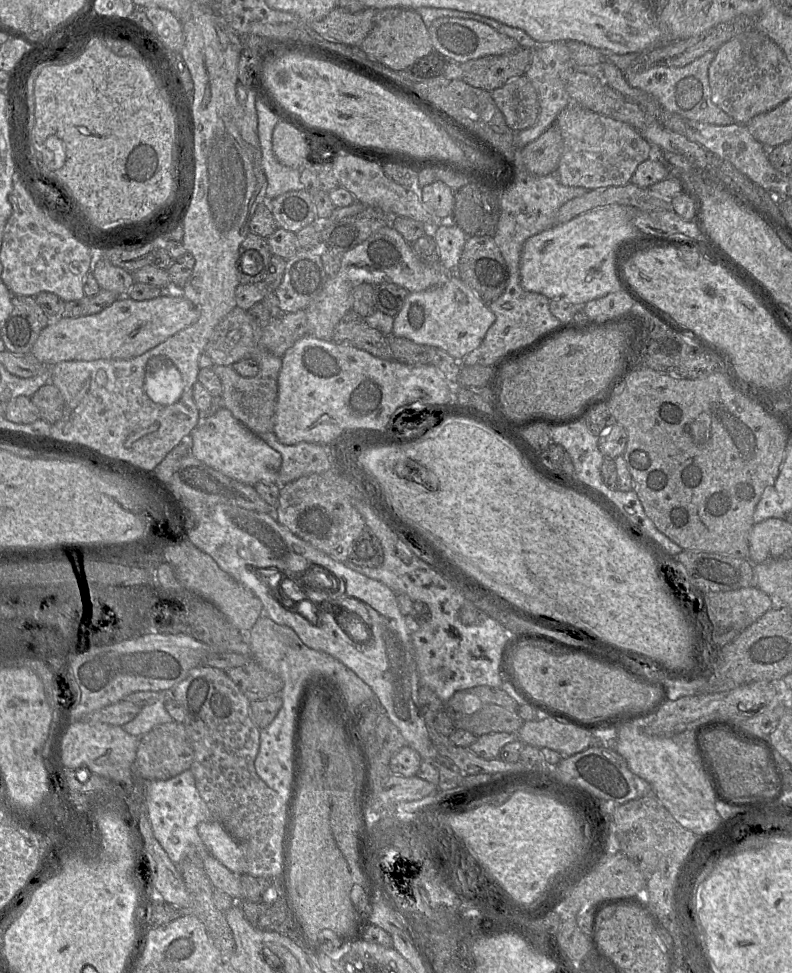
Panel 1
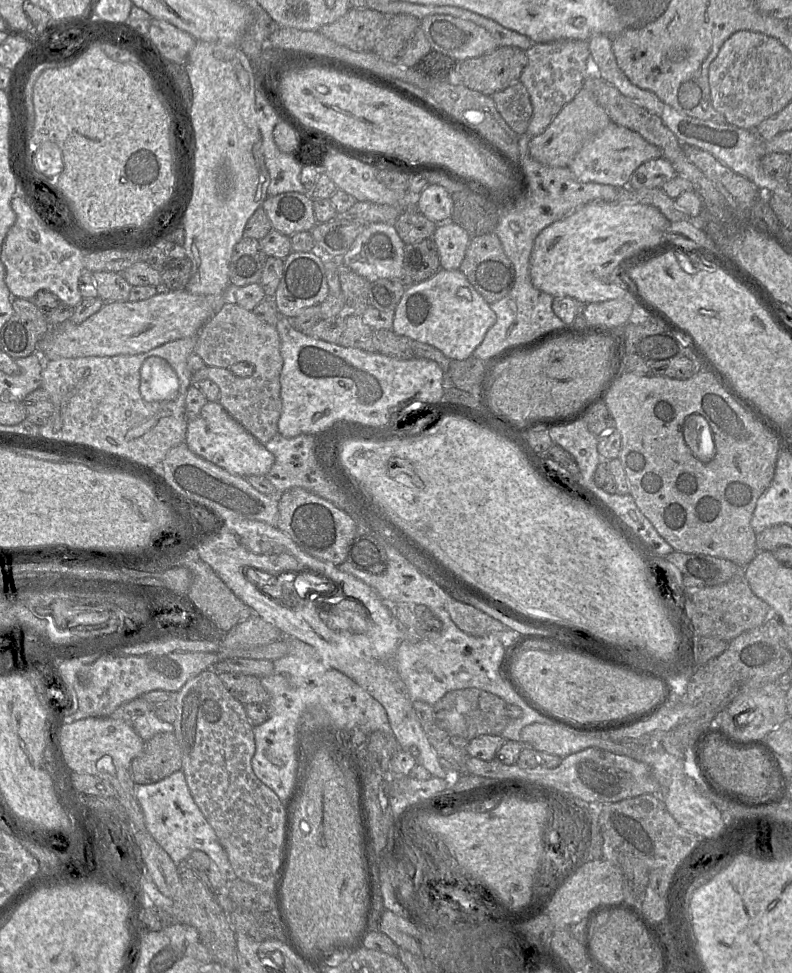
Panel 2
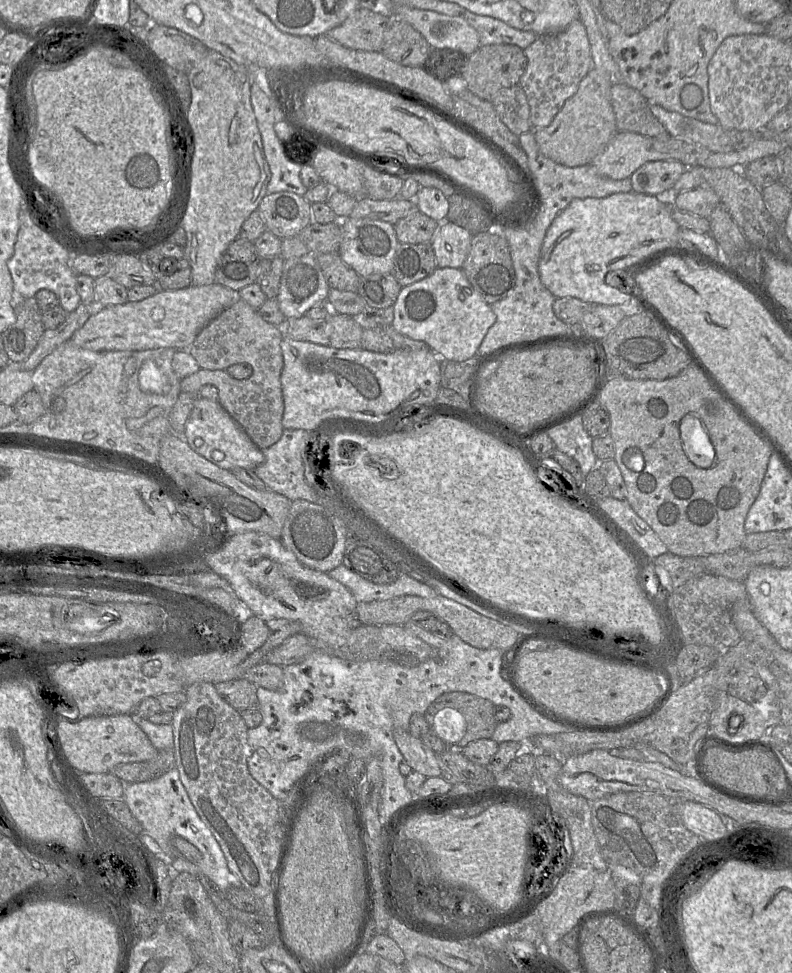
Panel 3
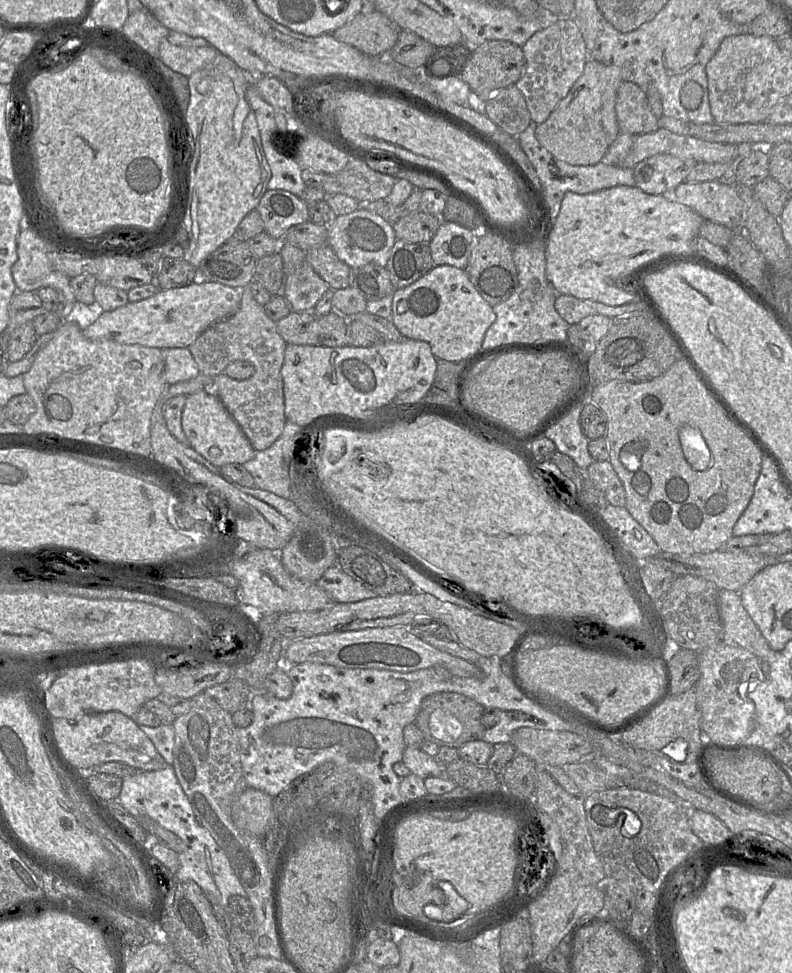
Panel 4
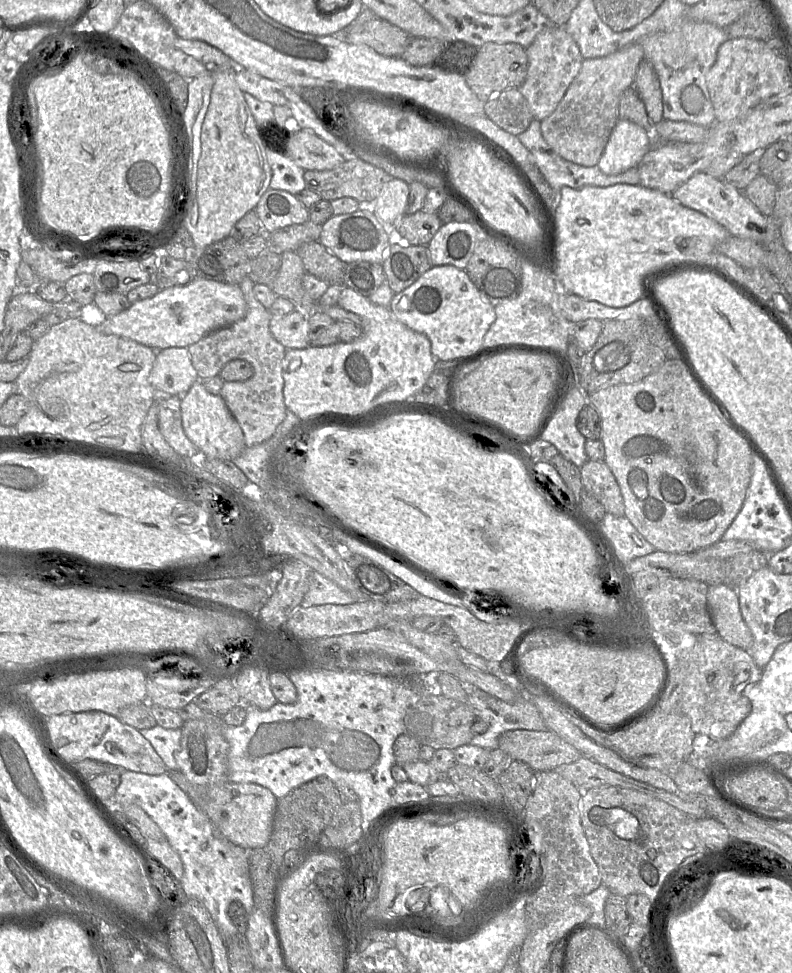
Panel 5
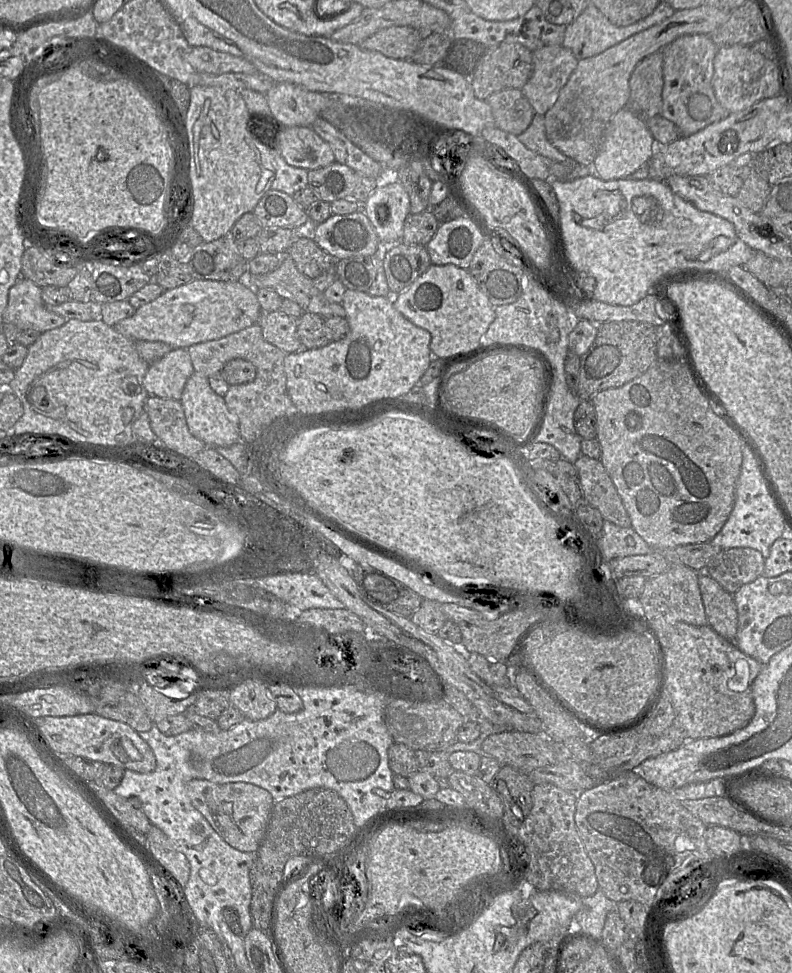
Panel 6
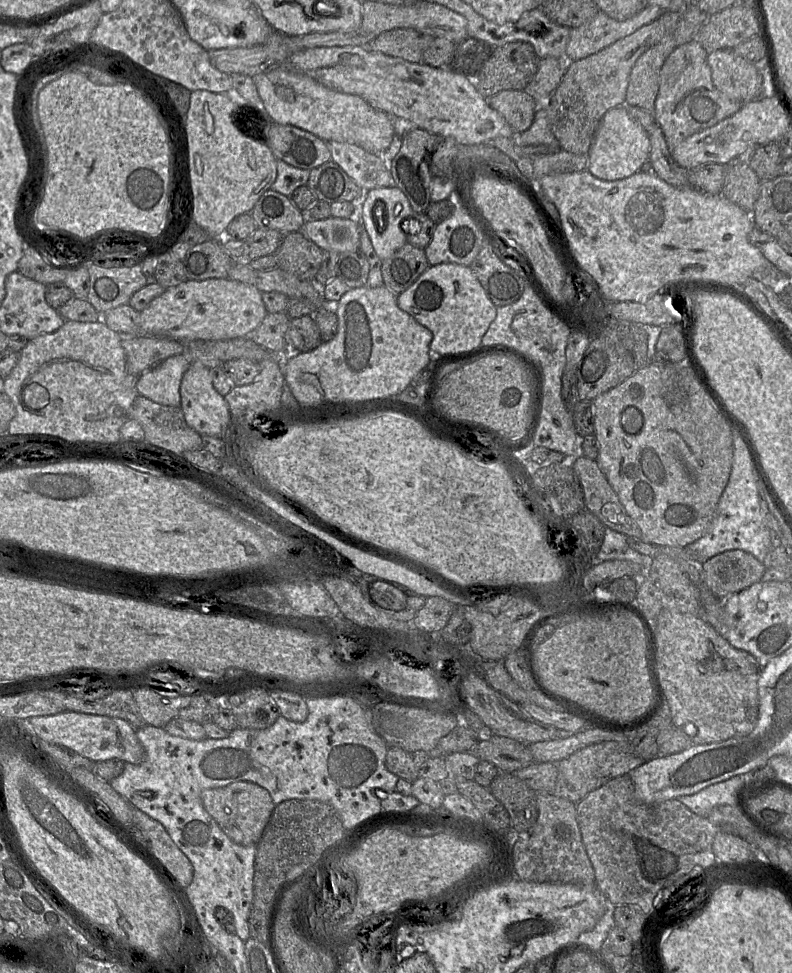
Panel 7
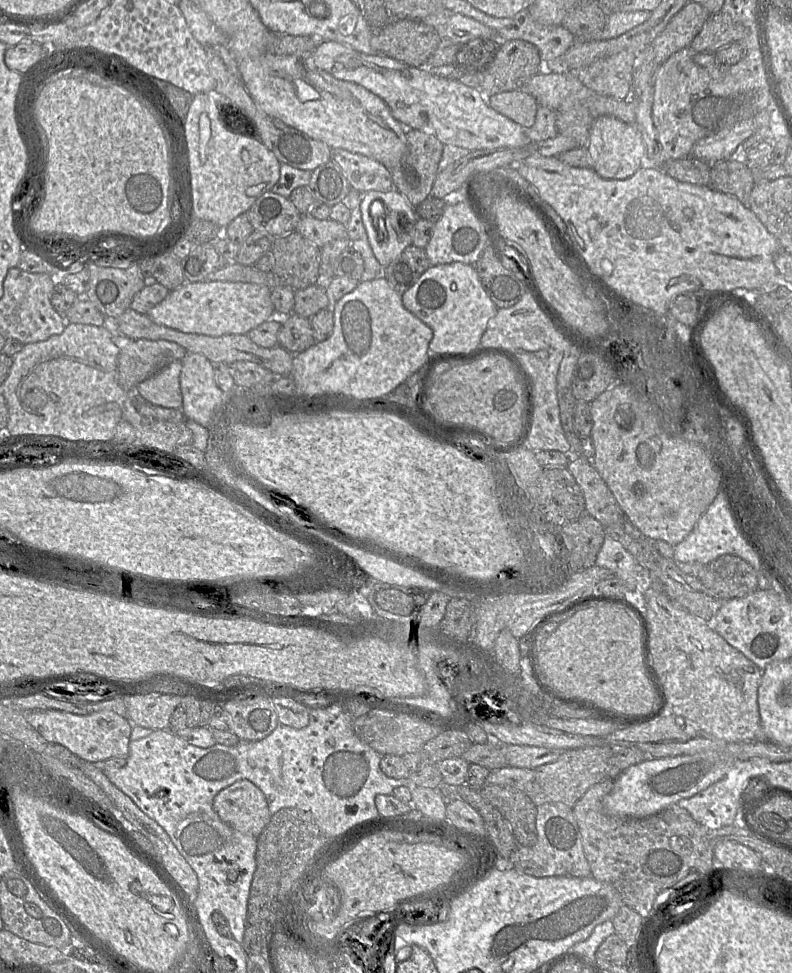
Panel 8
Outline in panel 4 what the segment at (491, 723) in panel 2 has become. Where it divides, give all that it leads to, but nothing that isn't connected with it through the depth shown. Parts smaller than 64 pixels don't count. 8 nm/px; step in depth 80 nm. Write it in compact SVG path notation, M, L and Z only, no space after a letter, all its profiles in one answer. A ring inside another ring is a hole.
M438 692L426 697L421 703L414 723L421 730L424 740L439 747L460 748L467 742L482 740L486 728L481 719L484 707L475 700L455 692Z

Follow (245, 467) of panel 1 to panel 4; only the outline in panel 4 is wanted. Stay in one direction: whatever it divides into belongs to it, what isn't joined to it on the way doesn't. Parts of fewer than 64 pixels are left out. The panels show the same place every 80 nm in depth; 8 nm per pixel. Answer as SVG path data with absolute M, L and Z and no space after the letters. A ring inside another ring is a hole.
M204 390L187 396L182 412L182 429L189 445L216 467L233 463L243 465L256 455L242 428L227 411L219 397L209 395Z

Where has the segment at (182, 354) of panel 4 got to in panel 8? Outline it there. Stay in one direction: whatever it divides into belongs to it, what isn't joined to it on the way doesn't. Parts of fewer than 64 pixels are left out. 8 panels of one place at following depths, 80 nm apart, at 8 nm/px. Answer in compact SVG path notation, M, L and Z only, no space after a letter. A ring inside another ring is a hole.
M174 361L136 386L136 392L151 404L171 409L182 408L180 390L181 361Z

